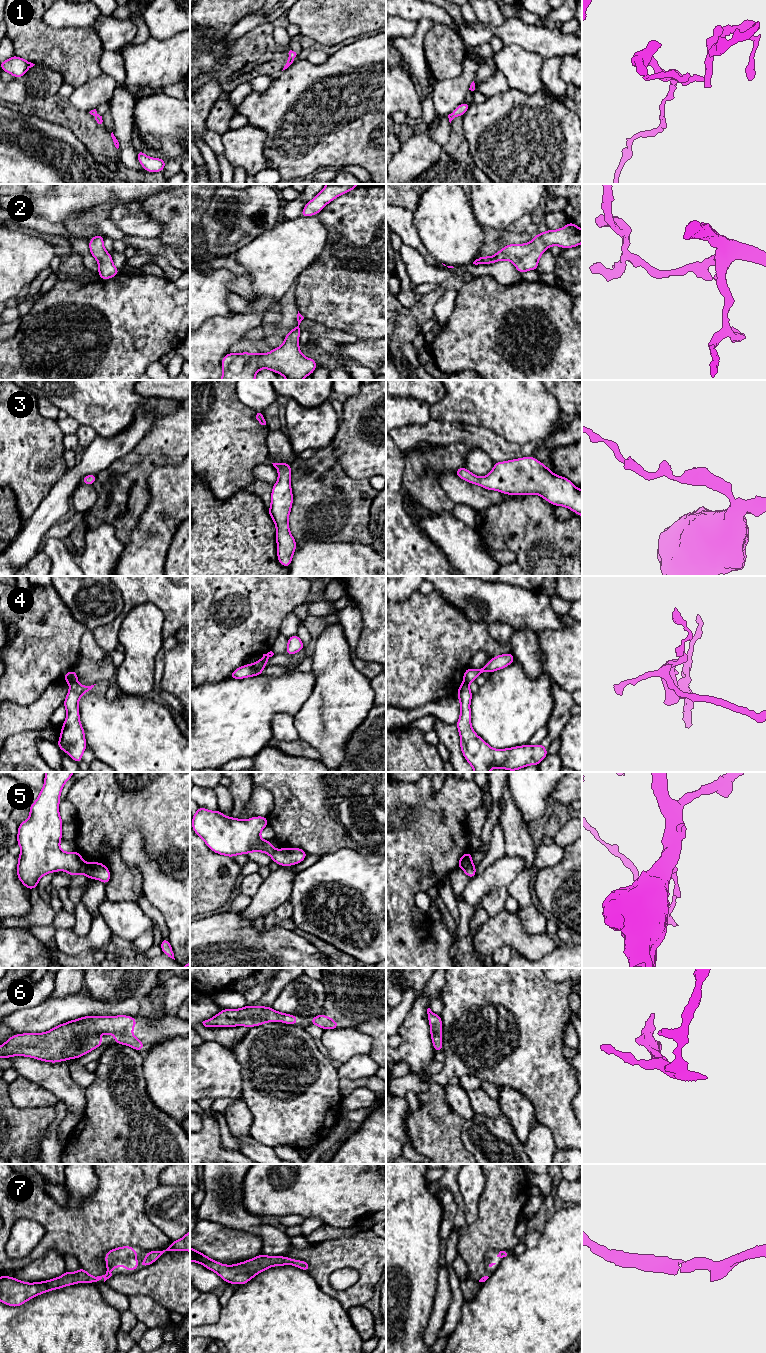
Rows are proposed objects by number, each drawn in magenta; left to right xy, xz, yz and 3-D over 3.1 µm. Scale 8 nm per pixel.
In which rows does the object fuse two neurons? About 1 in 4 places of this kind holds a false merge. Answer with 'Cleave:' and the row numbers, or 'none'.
Cleave: 4, 5

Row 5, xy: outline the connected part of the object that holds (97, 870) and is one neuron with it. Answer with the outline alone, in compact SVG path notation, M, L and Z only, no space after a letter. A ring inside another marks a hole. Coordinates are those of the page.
M83 862L82 866L77 872L69 873L71 877L74 877L77 874L84 874L88 879L100 880L105 884L105 886L111 879L110 870L101 862Z

